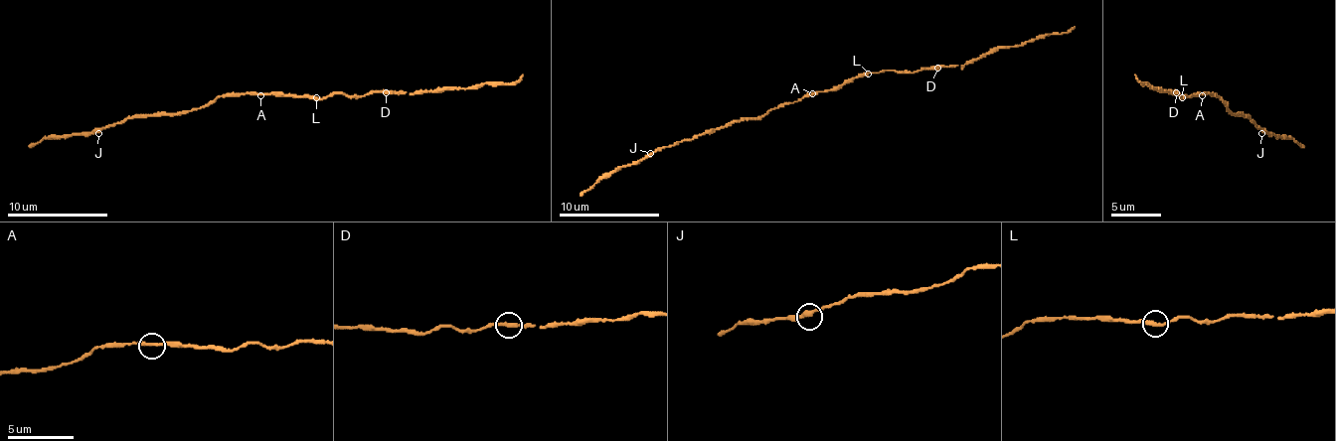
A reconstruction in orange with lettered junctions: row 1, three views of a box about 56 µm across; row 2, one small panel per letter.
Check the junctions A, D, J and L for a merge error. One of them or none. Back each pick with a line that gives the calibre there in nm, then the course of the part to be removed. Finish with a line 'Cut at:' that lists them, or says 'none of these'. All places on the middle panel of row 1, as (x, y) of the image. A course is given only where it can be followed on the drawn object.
Cut at: none of these

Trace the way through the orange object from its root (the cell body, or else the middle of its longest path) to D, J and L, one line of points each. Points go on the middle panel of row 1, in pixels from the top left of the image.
D: (815, 93), (835, 90), (860, 75), (881, 71), (938, 69)
J: (815, 93), (807, 93), (792, 103), (780, 103), (757, 118), (725, 123), (650, 153)
L: (815, 93), (835, 90), (868, 73)

